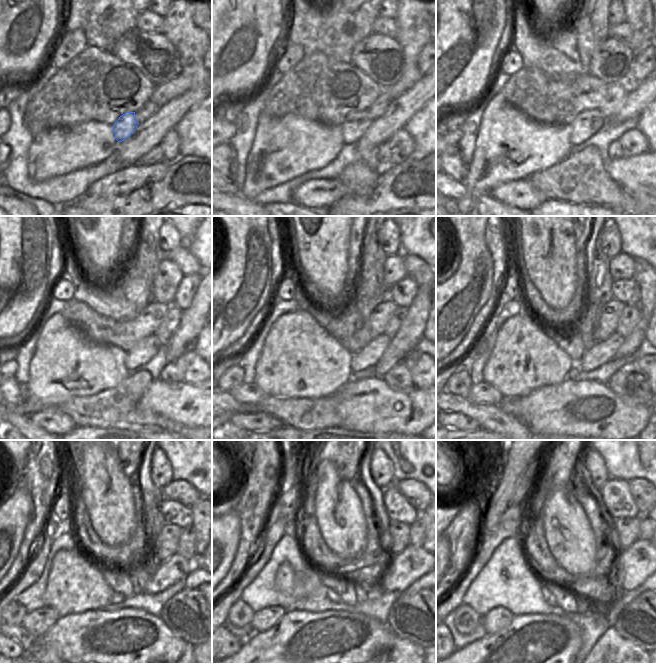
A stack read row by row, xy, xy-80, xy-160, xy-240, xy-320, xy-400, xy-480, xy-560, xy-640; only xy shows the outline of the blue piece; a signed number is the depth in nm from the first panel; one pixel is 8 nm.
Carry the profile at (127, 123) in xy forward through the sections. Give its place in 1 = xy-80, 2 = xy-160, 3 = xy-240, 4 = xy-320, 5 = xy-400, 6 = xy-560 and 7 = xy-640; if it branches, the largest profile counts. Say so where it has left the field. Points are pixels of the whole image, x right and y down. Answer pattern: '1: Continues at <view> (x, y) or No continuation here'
1: Continues at xy-80 (355, 124)
2: Continues at xy-160 (585, 125)
3: Continues at xy-240 (147, 347)
4: Continues at xy-320 (369, 356)
5: Continues at xy-400 (603, 351)
6: Continues at xy-560 (400, 571)
7: Continues at xy-640 (635, 564).

